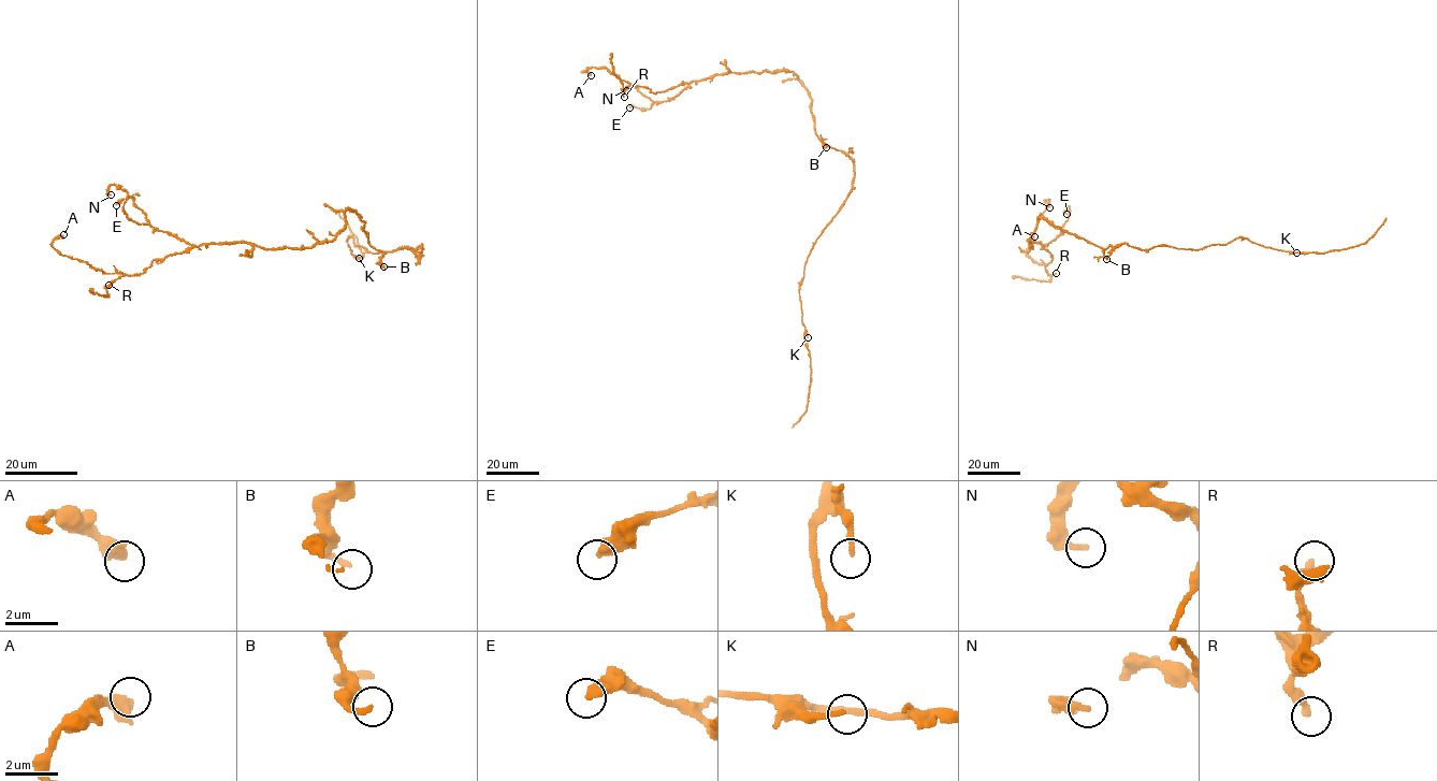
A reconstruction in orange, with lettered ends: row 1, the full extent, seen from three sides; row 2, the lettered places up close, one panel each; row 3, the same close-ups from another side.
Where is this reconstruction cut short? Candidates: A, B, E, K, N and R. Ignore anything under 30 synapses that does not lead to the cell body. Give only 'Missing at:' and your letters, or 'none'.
Missing at: none

